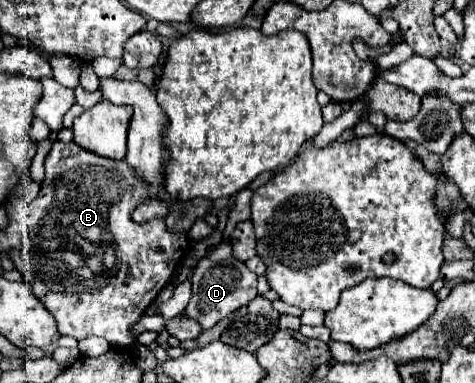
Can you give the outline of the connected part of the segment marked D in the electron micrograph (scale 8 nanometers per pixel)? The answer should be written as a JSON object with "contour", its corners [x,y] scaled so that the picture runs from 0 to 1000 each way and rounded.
{"contour":[[[482,629],[457,640],[440,671],[427,671],[415,687],[415,702],[402,728],[411,728],[411,749],[406,749],[406,775],[389,802],[389,822],[398,833],[411,833],[423,849],[423,859],[444,859],[474,822],[491,817],[495,807],[541,775],[541,718],[524,708],[516,687],[495,681],[495,671],[486,666]]]}

